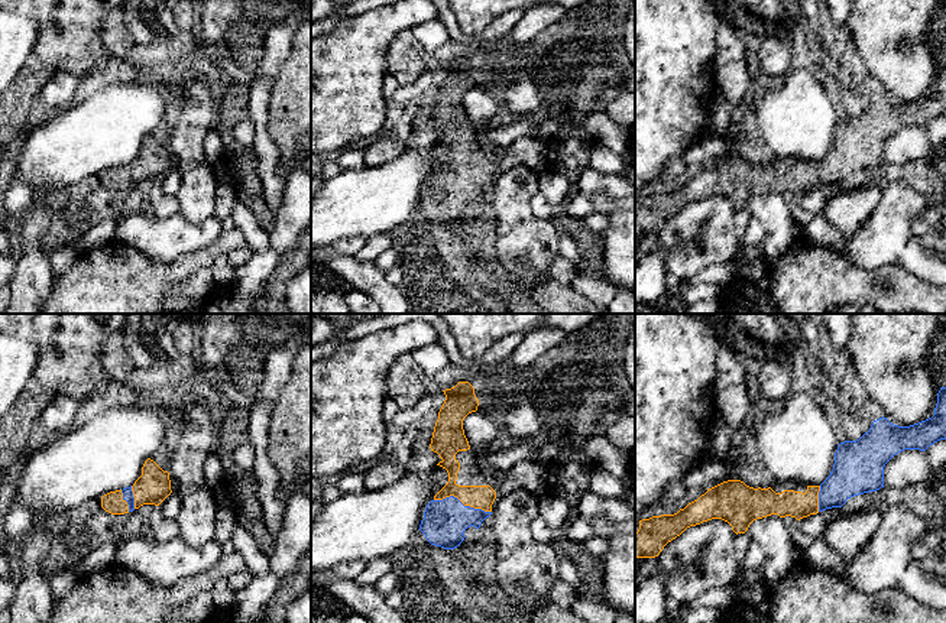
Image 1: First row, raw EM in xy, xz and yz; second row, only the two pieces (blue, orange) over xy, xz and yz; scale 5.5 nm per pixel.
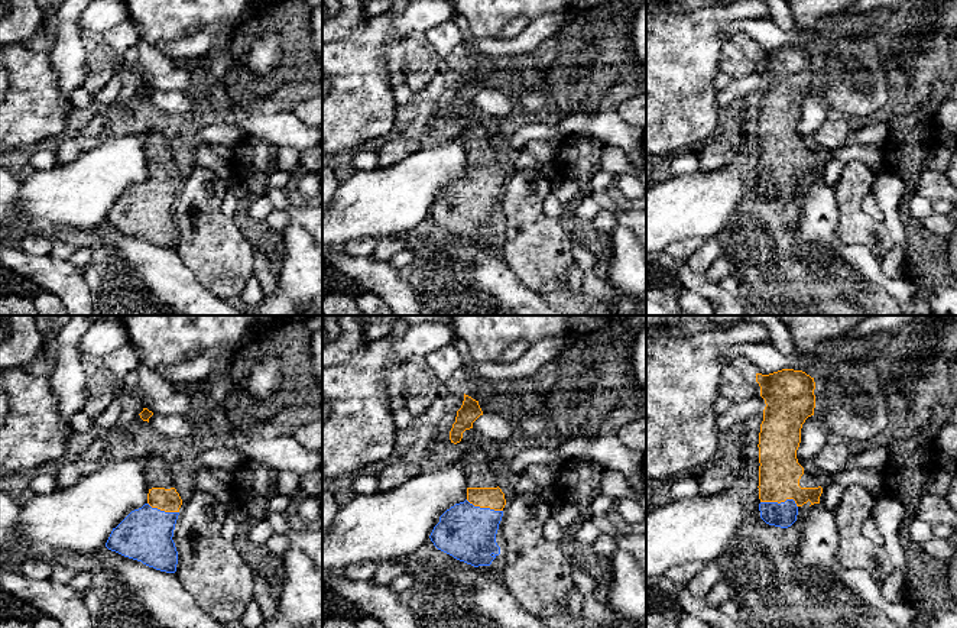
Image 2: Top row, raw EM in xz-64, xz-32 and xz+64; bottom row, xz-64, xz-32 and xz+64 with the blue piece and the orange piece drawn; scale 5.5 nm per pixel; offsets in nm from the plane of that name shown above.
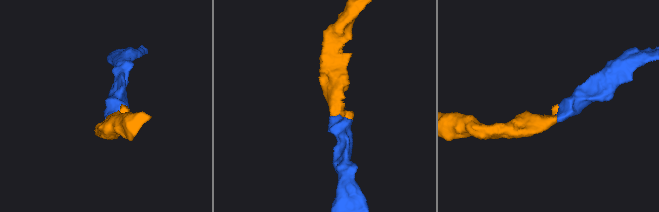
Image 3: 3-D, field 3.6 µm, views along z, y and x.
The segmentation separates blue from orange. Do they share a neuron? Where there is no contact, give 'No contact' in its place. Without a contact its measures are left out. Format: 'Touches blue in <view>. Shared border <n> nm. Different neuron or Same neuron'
Touches blue in xz. Shared border 320 nm. Same neuron

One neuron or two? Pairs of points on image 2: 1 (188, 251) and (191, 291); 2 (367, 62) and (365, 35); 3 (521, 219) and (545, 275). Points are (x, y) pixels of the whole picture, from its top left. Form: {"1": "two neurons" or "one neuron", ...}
{"1": "two neurons", "2": "one neuron", "3": "one neuron"}

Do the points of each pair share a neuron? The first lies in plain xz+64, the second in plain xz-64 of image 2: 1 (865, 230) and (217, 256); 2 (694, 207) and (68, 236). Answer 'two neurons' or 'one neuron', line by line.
1: one neuron
2: two neurons

